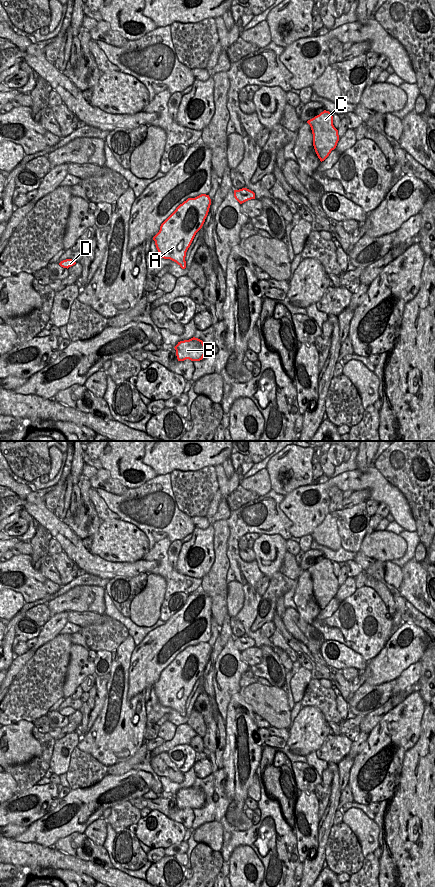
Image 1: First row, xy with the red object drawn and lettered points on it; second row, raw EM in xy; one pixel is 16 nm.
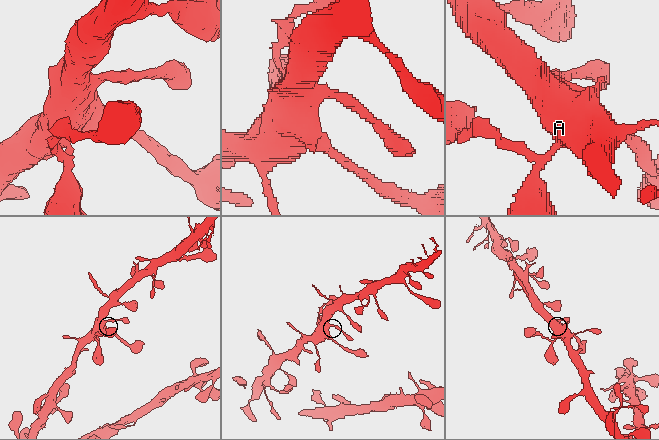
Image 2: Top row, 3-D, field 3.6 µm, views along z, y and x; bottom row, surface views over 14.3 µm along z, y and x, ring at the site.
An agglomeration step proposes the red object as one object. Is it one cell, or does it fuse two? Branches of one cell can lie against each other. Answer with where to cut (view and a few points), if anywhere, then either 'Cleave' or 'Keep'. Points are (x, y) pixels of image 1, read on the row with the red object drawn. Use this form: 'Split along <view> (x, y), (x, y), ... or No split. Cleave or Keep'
No split. Keep

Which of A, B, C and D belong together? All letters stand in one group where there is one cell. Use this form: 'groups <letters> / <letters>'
groups A B C D

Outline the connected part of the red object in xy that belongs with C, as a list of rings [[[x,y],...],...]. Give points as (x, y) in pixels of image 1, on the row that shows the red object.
[[[324,110],[307,123],[312,130],[315,152],[322,162],[336,148],[339,141],[338,130],[333,125],[332,113]]]

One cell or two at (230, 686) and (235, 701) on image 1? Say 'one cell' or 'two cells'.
two cells

